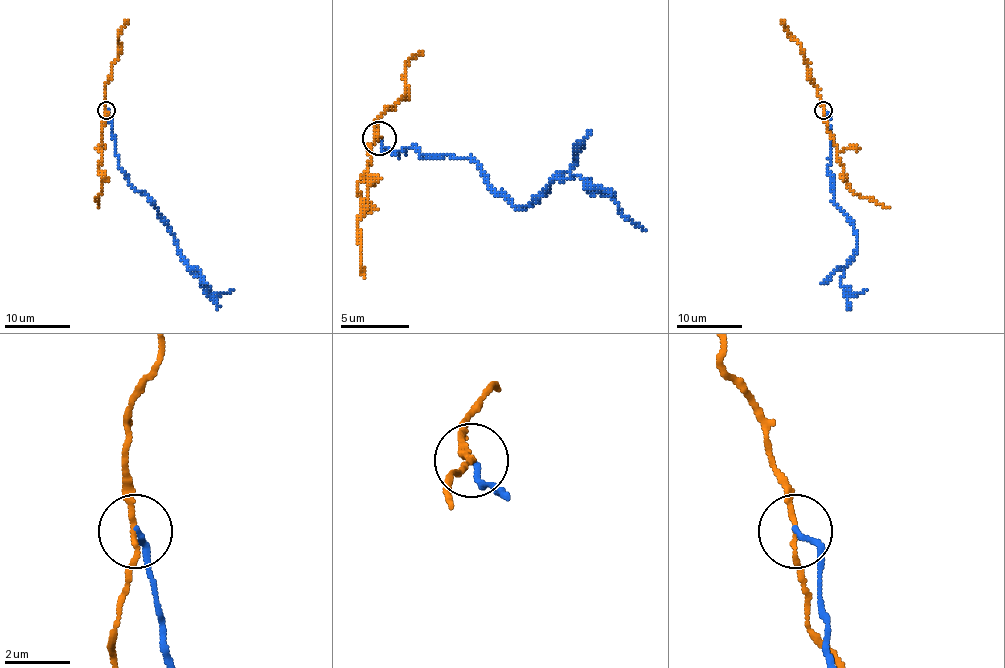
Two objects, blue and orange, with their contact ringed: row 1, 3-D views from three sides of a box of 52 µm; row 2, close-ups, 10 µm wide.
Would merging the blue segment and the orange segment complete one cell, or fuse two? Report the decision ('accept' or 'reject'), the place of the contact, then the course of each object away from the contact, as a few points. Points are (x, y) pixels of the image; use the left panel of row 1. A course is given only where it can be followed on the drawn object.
reject; at (106, 110); blue runs (106, 110), (121, 170), (137, 190), (144, 192), (165, 221), (178, 252), (201, 285), (209, 295), (234, 289); orange runs (106, 110), (99, 167), (101, 192), (96, 197), (99, 208)

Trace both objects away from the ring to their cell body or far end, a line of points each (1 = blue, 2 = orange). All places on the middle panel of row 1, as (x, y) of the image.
1: (378, 137), (399, 158), (409, 148), (471, 158), (515, 206), (556, 178), (577, 175), (645, 230)
2: (378, 137), (371, 144), (364, 178), (368, 182), (368, 202), (357, 220), (357, 244), (364, 278)

